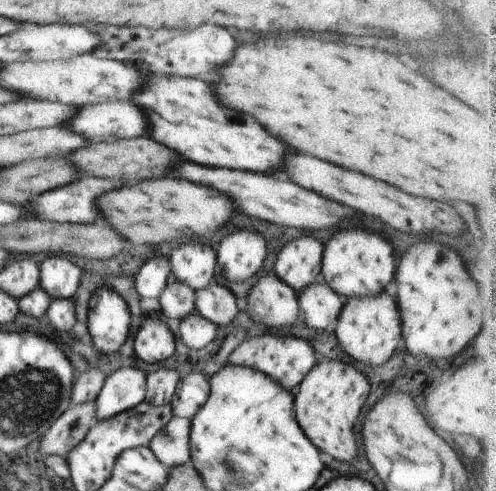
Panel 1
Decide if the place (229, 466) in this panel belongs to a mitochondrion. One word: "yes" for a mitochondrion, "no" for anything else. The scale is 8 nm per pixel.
yes

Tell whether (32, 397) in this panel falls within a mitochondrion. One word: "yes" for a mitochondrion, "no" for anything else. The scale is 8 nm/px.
yes

